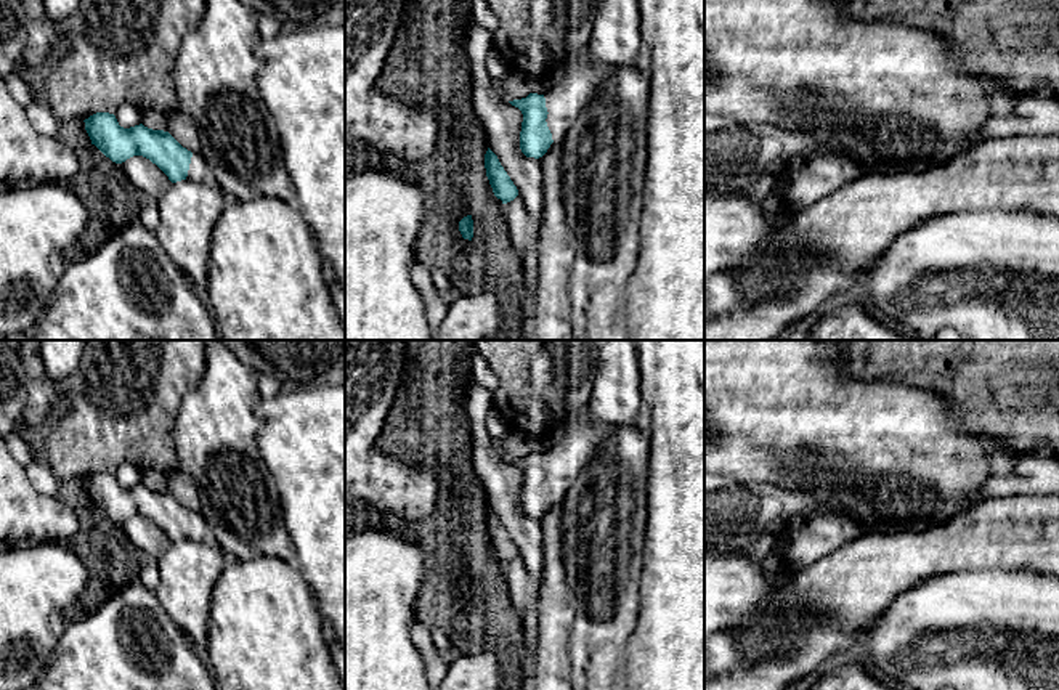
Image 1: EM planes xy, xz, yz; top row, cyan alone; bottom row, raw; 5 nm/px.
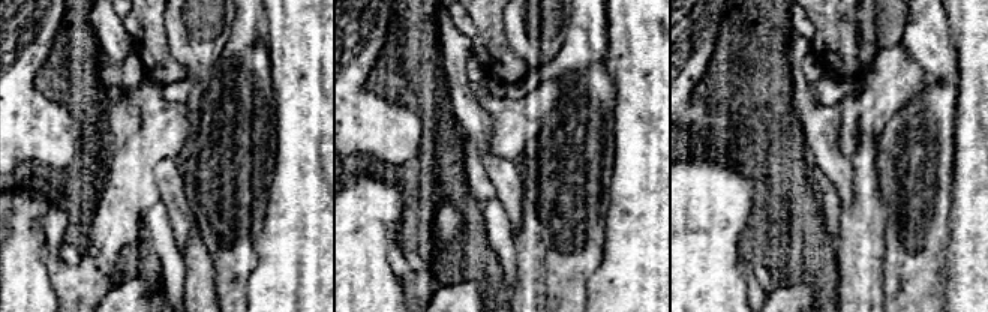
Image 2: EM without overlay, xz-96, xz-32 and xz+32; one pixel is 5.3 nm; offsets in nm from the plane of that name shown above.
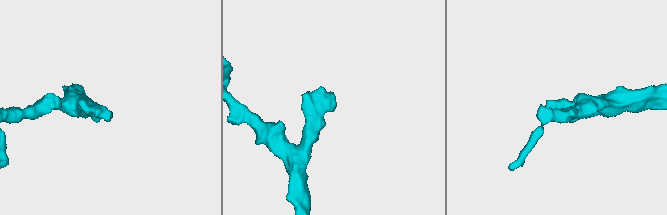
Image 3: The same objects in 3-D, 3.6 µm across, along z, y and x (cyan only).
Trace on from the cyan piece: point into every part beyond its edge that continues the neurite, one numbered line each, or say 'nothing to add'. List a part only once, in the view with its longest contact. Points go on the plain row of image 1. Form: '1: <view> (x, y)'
1: xz (581, 437)

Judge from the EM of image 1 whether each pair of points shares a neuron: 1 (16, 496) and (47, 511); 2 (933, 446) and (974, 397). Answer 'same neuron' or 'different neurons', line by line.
1: same neuron
2: different neurons

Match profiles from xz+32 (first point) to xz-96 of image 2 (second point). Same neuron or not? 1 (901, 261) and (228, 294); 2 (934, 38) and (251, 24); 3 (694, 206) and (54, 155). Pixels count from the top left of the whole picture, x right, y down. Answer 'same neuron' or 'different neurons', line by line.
1: same neuron
2: same neuron
3: different neurons

